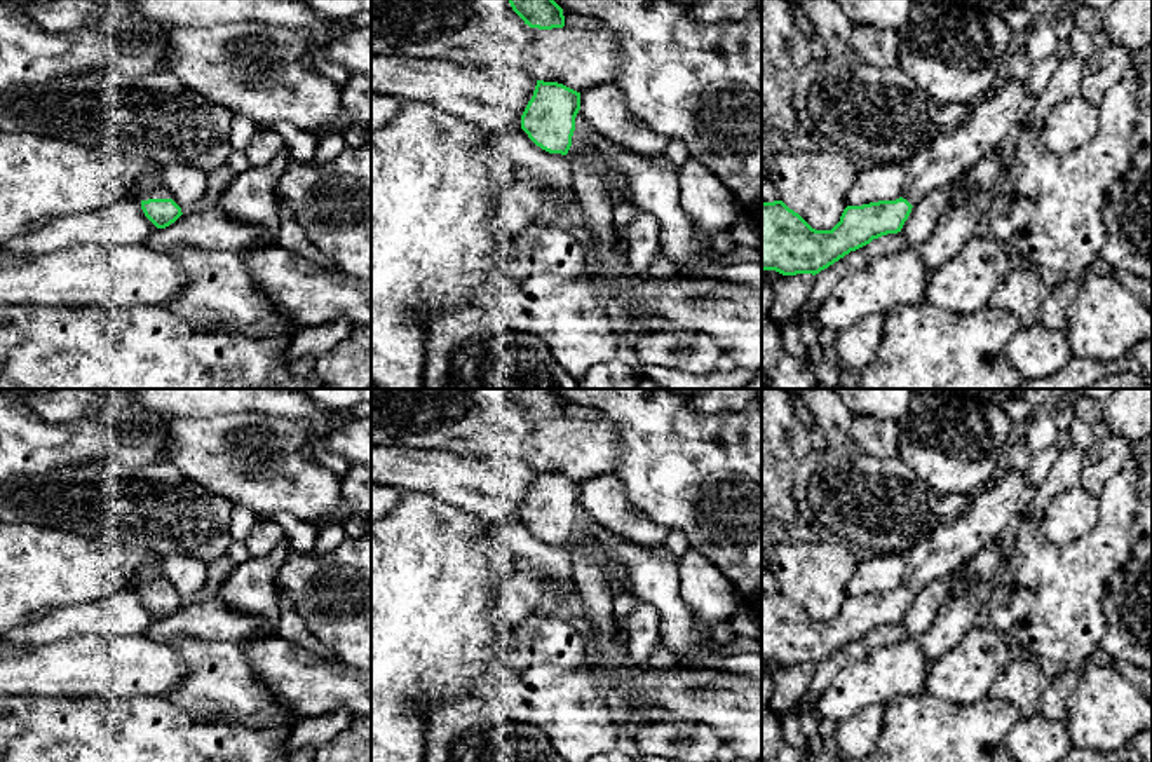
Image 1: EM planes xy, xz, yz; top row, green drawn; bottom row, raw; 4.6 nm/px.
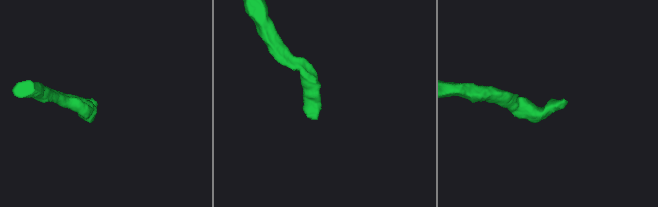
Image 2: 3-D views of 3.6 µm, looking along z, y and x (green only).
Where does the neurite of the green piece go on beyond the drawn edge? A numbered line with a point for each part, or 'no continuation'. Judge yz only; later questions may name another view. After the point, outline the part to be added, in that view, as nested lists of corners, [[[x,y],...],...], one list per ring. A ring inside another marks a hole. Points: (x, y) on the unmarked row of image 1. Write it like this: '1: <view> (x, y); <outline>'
1: yz (1008, 499); [[[1007,469],[971,499],[969,511],[943,521],[925,541],[905,556],[901,588],[911,596],[936,579],[948,577],[979,549],[1002,535],[1002,530],[1027,516],[1037,493],[1027,471]]]

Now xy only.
1: xy (149, 578); [[[146,556],[143,565],[138,568],[138,591],[148,589],[173,589],[169,581],[159,574],[160,556]]]

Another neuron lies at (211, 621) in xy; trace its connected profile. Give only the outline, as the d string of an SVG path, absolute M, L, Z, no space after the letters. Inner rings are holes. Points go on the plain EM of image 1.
M214 596L207 602L181 605L169 617L155 621L146 636L167 647L181 638L242 643L261 626L258 617L241 614Z

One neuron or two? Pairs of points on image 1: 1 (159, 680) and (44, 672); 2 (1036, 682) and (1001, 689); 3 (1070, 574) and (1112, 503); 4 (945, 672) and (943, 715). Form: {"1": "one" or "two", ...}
{"1": "one", "2": "one", "3": "one", "4": "two"}

